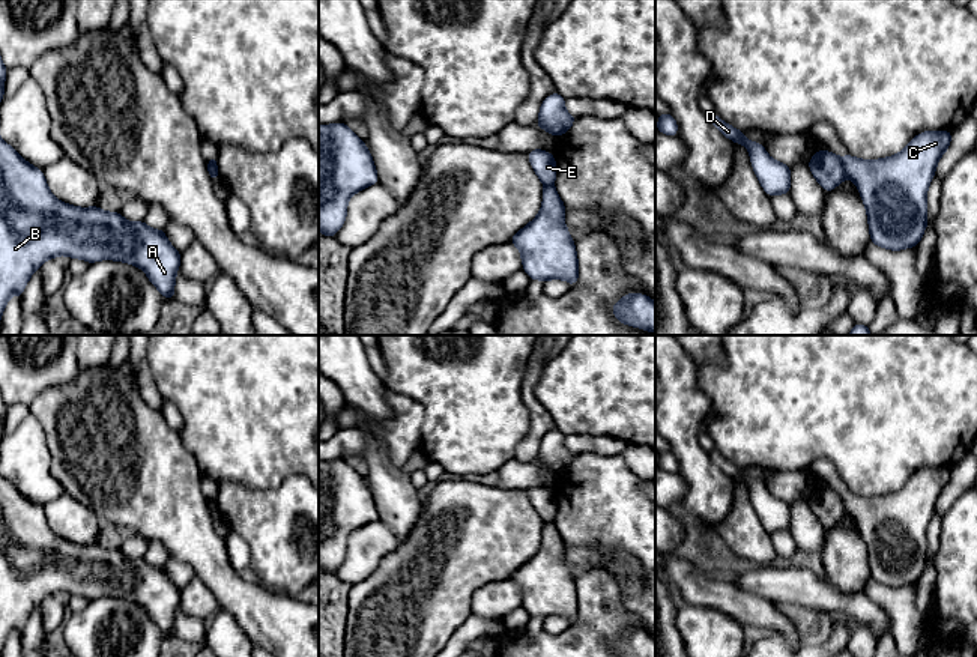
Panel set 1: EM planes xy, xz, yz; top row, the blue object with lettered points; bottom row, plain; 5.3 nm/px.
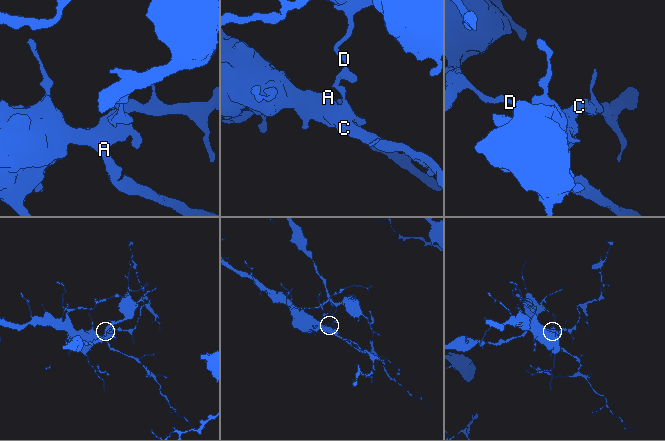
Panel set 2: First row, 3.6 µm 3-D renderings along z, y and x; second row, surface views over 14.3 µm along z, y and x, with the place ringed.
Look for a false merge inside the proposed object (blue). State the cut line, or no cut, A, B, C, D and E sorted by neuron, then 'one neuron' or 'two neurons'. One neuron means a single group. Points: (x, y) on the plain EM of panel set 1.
yz (839, 495), (846, 511) | A B C / D E | two neurons

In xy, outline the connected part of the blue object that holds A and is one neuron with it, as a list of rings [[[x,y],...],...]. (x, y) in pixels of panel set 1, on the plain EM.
[[[0,474],[0,655],[11,633],[18,631],[23,636],[24,624],[33,609],[39,606],[44,598],[62,591],[69,595],[86,597],[87,600],[116,597],[134,601],[146,609],[162,634],[174,636],[174,619],[182,589],[168,579],[164,565],[153,567],[144,556],[129,559],[120,549],[105,549],[98,541],[78,544],[60,538],[48,526],[44,508],[29,501]]]

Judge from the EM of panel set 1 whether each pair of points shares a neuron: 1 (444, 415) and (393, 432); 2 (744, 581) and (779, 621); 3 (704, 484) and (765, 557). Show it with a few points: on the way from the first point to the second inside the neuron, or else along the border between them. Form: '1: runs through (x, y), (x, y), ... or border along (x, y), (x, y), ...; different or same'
1: border along (400, 394), (414, 399), (424, 409), (420, 447); different
2: border along (726, 576), (740, 588), (777, 605); different
3: border along (737, 481), (732, 507), (714, 532); different

